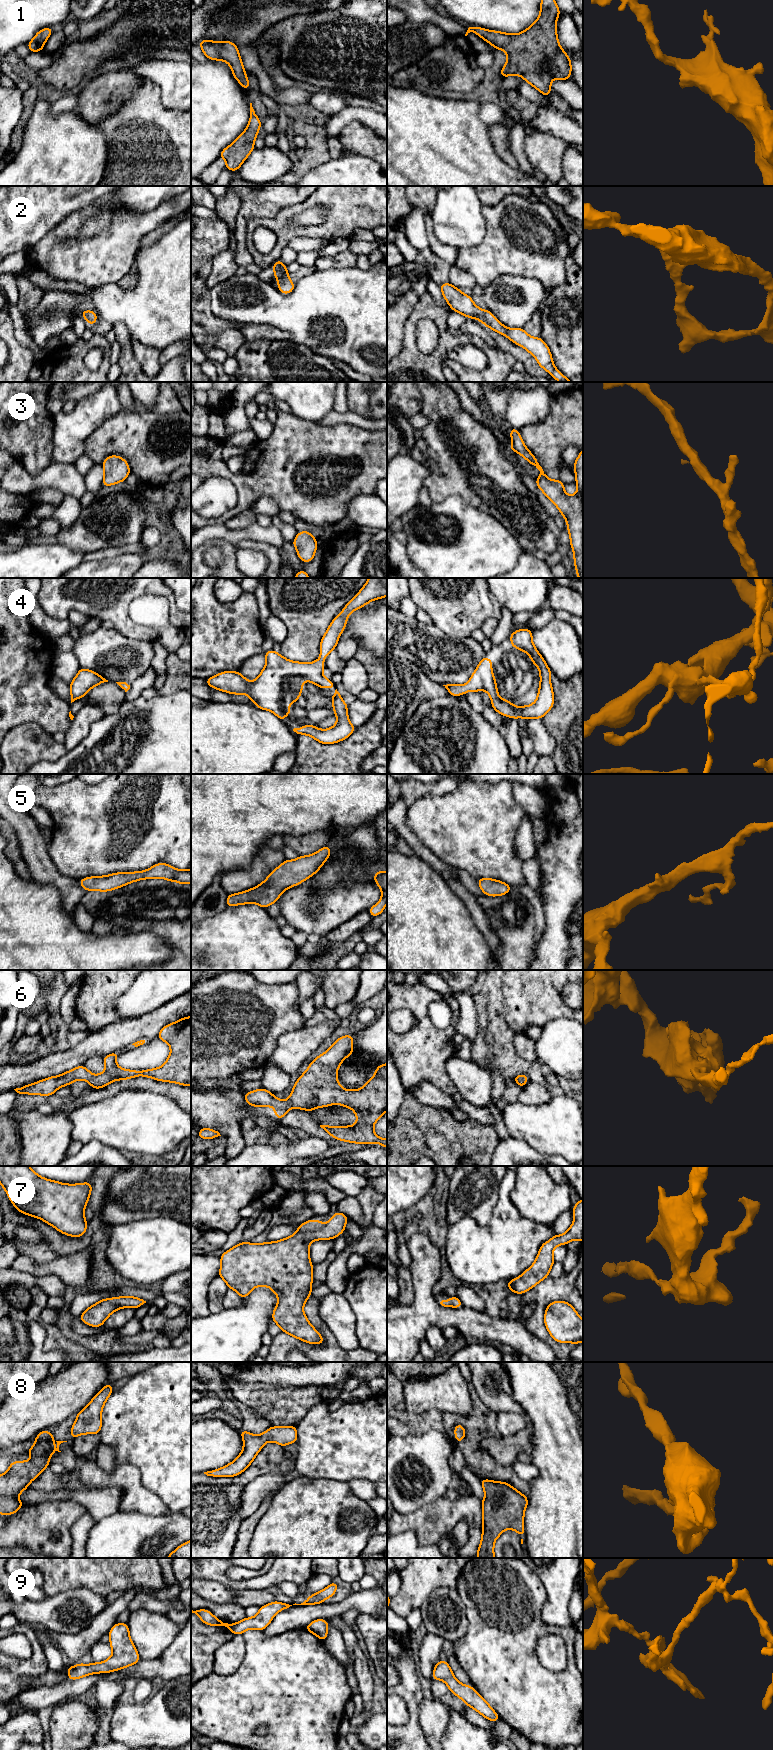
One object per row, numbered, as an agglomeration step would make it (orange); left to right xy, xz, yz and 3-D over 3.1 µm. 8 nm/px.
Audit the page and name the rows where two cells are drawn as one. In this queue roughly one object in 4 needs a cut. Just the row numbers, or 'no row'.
no row

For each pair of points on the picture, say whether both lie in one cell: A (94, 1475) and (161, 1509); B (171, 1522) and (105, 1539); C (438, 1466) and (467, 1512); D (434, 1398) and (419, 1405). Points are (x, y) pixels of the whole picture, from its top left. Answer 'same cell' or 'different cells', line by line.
A: same cell
B: same cell
C: different cells
D: same cell

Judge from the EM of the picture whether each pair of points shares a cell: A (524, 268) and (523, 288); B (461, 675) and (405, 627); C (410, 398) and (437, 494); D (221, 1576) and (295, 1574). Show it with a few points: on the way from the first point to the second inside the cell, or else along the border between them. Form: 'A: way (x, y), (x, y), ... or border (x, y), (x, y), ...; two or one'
A: border (501, 274), (518, 274), (535, 278), (544, 289); two
B: way (447, 661), (419, 641); one
C: border (419, 392), (421, 398), (420, 412); two
D: way (239, 1585), (261, 1583), (277, 1574); one

